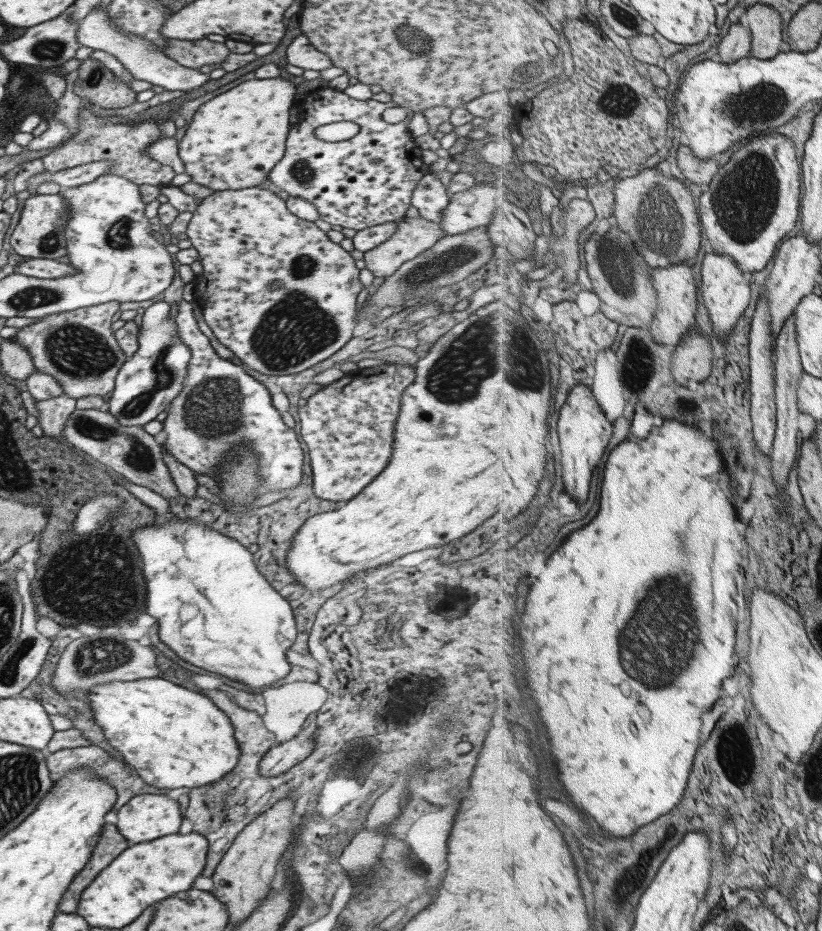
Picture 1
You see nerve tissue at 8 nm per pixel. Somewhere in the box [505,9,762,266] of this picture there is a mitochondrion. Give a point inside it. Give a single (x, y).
(664, 222)

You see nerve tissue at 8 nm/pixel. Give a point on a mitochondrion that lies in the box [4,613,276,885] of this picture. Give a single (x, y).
(95, 656)

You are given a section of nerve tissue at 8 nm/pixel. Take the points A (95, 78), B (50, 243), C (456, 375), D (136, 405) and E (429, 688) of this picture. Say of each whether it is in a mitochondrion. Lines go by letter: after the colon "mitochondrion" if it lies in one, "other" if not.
A: mitochondrion
B: mitochondrion
C: mitochondrion
D: mitochondrion
E: other

